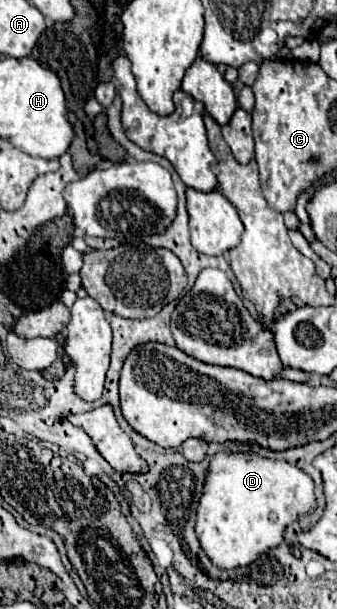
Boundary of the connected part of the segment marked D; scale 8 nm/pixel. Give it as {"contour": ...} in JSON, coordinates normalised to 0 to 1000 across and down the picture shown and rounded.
{"contour":[[[653,742],[611,772],[576,870],[623,923],[653,936],[694,936],[831,897],[855,860],[932,837],[932,788],[902,772],[849,755],[795,755],[754,742]]]}

